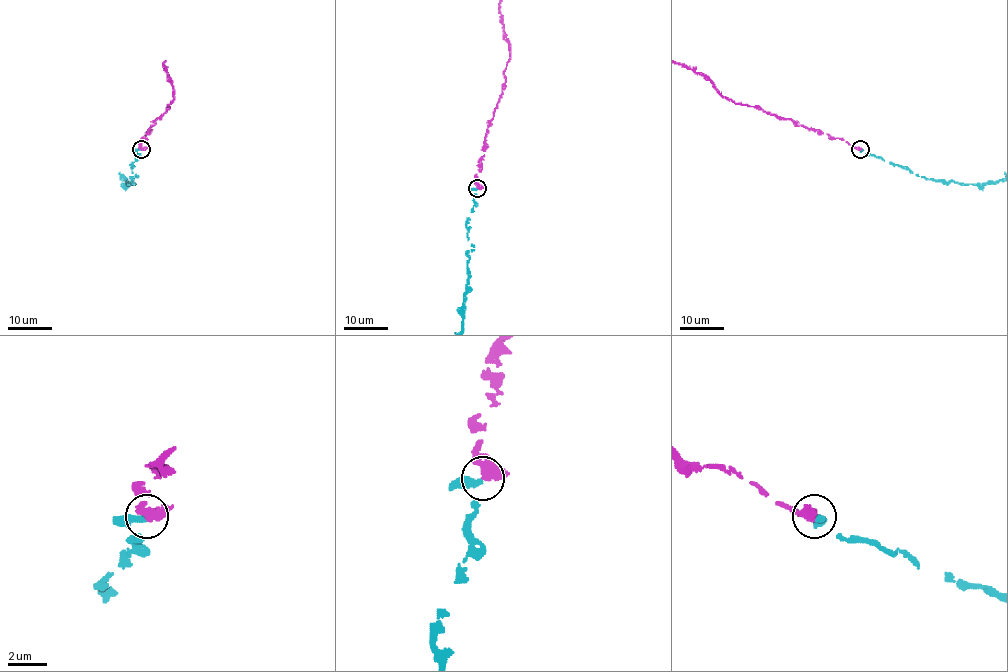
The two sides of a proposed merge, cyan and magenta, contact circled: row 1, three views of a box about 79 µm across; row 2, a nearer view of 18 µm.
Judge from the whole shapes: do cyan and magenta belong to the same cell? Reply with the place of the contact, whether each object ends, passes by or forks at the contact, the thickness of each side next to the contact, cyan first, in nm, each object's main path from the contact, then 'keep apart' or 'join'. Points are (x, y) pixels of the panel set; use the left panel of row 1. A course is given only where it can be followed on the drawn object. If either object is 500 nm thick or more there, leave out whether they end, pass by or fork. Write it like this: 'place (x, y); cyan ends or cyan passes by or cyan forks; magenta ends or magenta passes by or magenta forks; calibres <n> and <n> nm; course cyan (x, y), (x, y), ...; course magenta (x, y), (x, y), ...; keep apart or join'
place (141, 149); cyan ends; magenta passes by; calibres 400 and 400 nm; join

